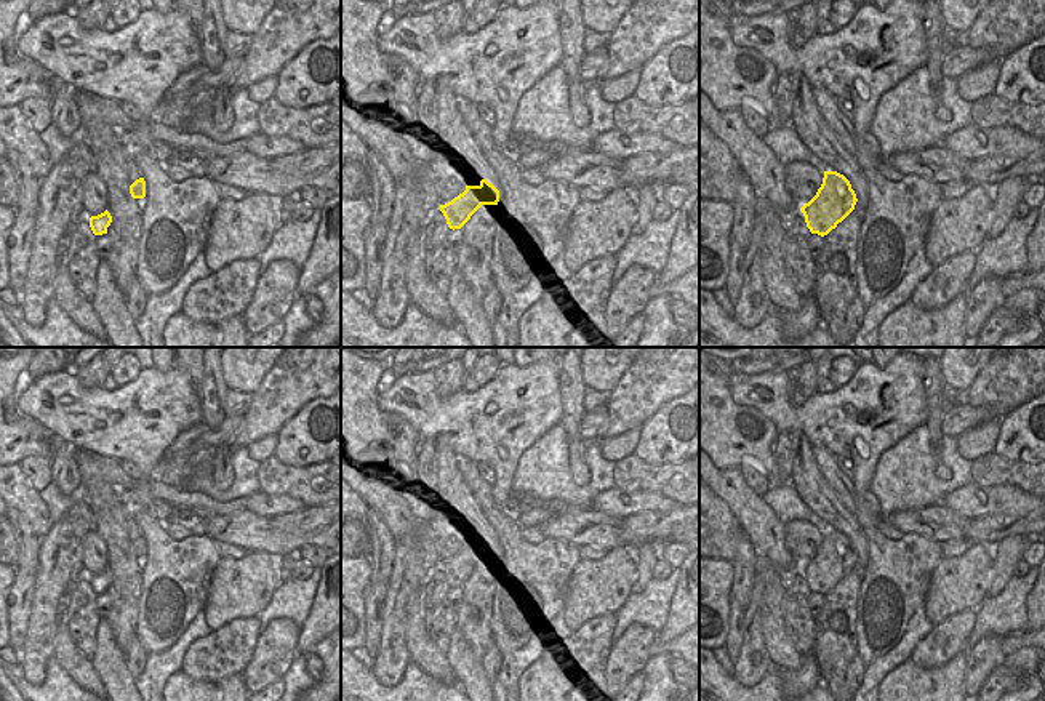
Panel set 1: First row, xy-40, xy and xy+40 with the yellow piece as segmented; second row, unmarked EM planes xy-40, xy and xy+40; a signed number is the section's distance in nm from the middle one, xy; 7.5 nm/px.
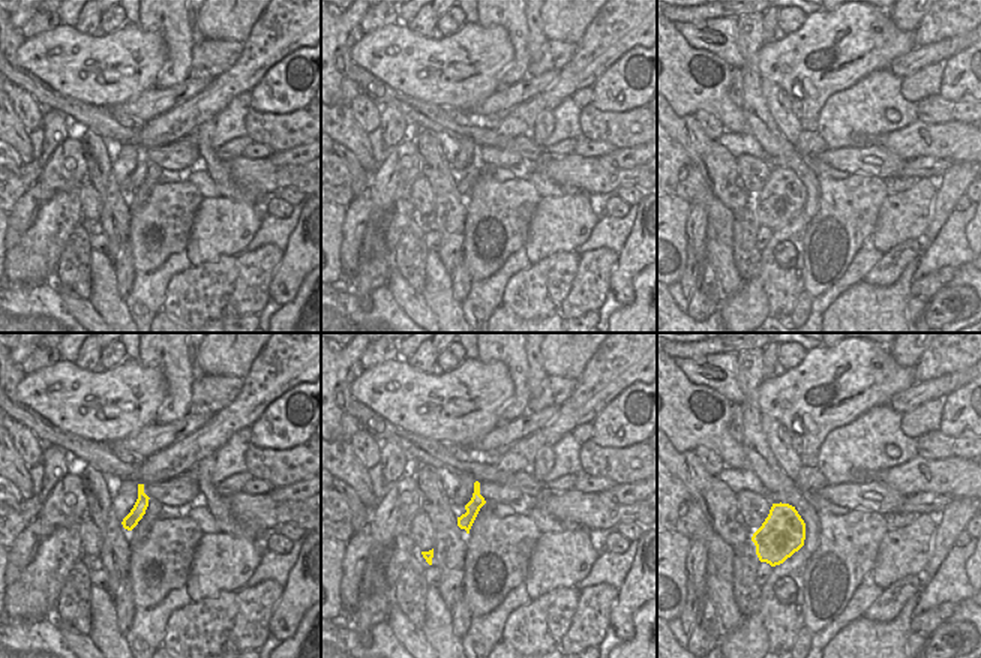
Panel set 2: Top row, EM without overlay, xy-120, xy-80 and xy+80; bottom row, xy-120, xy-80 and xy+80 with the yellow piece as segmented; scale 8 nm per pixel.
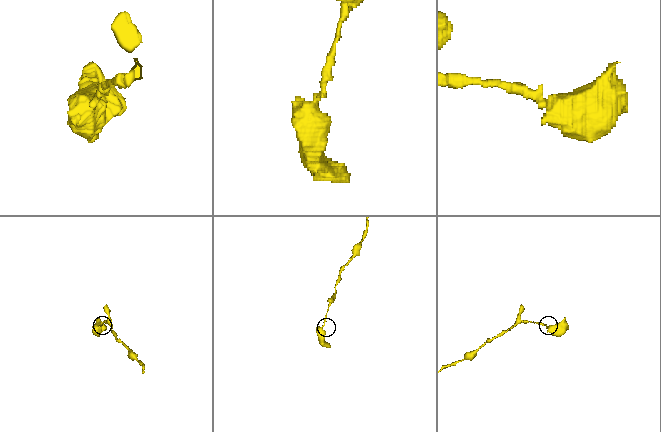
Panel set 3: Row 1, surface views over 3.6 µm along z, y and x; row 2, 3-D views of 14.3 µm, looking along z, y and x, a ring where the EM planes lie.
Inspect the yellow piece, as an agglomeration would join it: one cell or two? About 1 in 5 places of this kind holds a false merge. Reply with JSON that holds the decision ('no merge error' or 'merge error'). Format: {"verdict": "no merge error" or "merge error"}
{"verdict": "no merge error"}

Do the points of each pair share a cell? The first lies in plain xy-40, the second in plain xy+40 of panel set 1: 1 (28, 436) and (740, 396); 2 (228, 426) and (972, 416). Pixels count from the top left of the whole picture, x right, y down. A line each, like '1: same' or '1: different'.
1: different
2: same

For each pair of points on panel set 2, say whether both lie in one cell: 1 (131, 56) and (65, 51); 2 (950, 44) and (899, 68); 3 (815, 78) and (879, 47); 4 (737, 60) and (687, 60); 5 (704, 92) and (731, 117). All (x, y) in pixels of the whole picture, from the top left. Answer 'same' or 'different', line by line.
1: same
2: same
3: same
4: different
5: same

